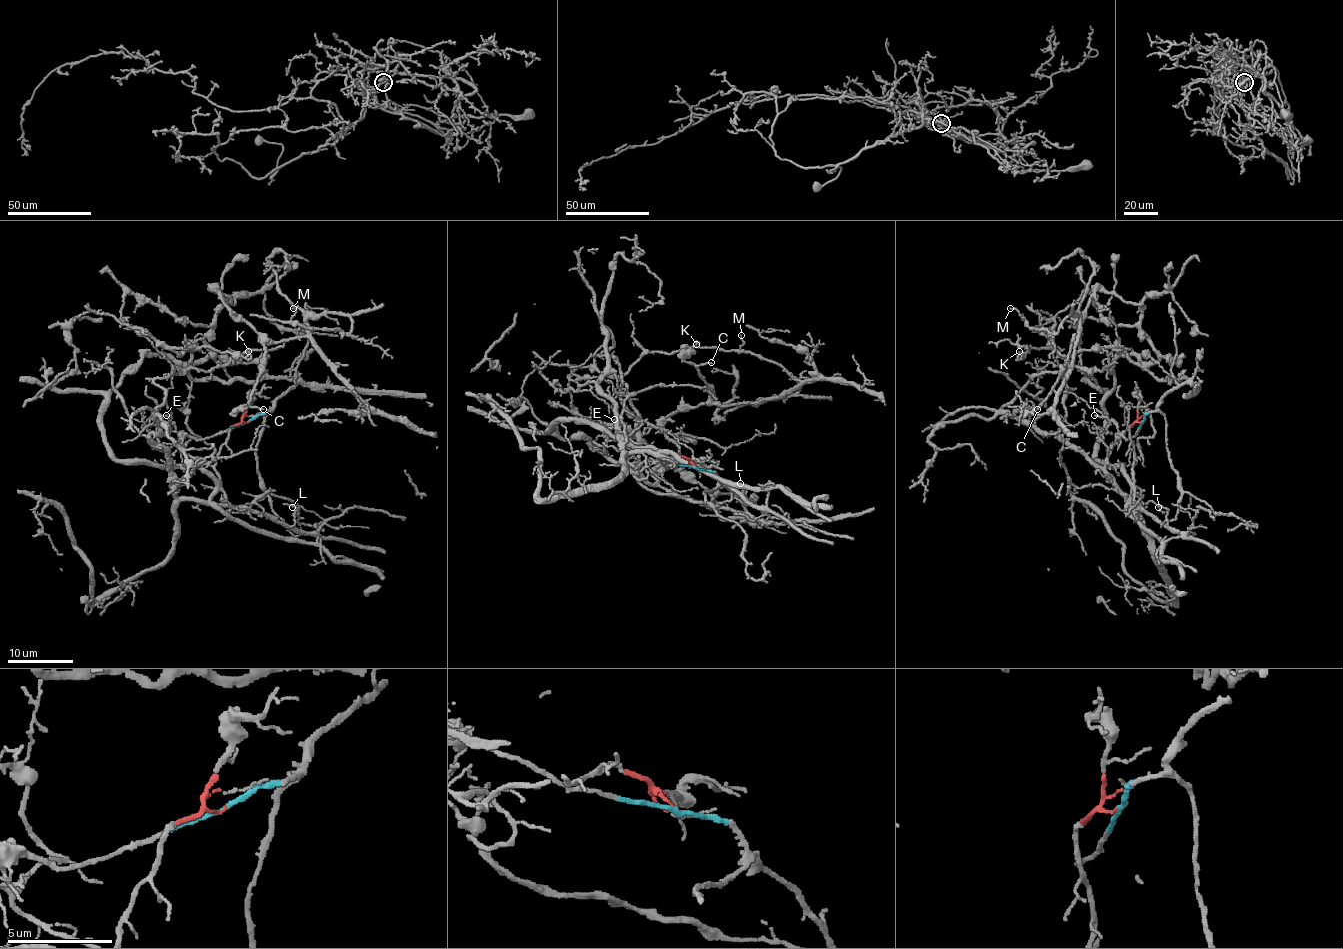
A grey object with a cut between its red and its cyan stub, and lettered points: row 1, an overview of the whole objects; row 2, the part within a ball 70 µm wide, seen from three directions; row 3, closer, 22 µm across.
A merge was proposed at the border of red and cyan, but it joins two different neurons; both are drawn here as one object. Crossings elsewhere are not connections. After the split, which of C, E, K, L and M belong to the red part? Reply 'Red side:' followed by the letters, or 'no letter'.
Red side: L

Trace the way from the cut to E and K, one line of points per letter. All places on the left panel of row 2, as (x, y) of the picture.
E: (248, 421), (209, 437), (193, 439), (182, 435), (170, 416), (165, 414)
K: (248, 421), (294, 380), (200, 380), (188, 374), (191, 349), (174, 349), (211, 346), (248, 359), (248, 351)

